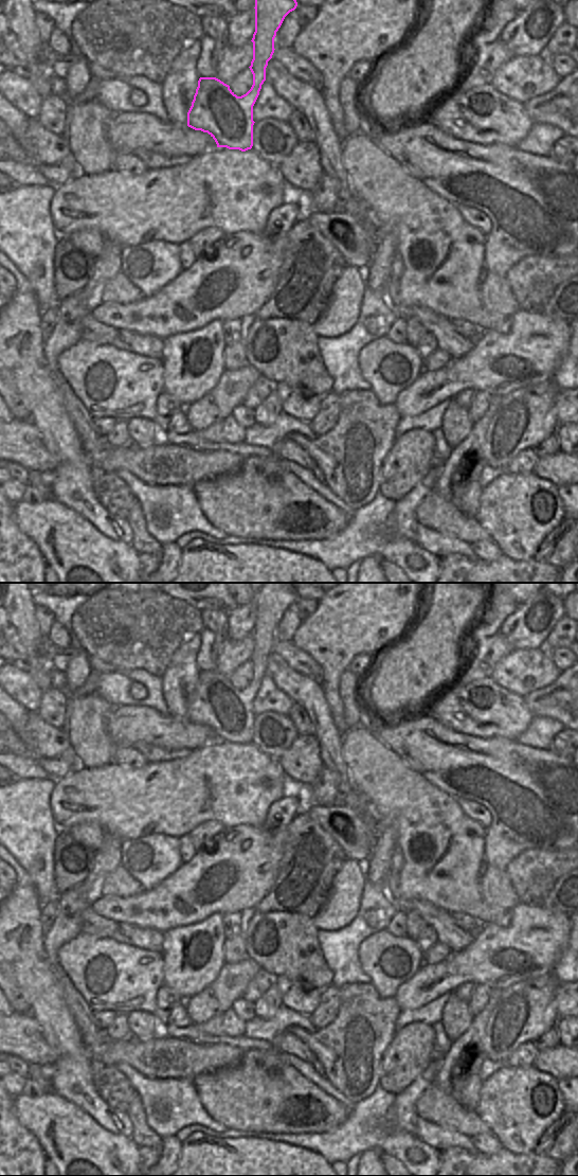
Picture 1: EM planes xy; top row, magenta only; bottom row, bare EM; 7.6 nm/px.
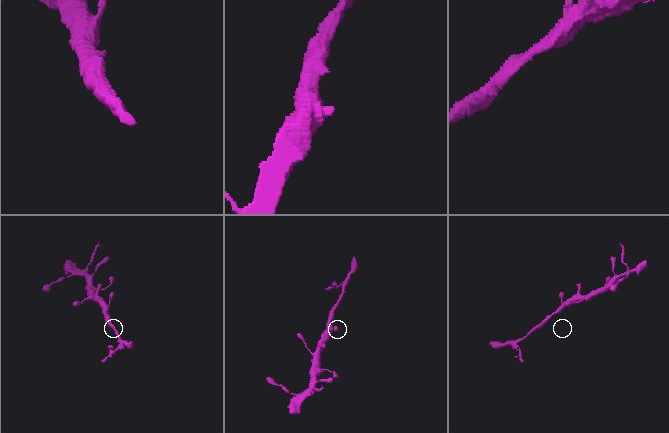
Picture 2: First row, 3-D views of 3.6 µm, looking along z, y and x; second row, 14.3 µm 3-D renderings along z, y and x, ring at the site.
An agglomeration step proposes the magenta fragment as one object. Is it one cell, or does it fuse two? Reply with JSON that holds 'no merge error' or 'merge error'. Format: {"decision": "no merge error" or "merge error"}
{"decision": "no merge error"}

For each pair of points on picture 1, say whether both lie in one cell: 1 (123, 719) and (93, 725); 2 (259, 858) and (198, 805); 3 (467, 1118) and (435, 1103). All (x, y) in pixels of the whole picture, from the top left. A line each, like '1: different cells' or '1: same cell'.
1: different cells
2: different cells
3: same cell

